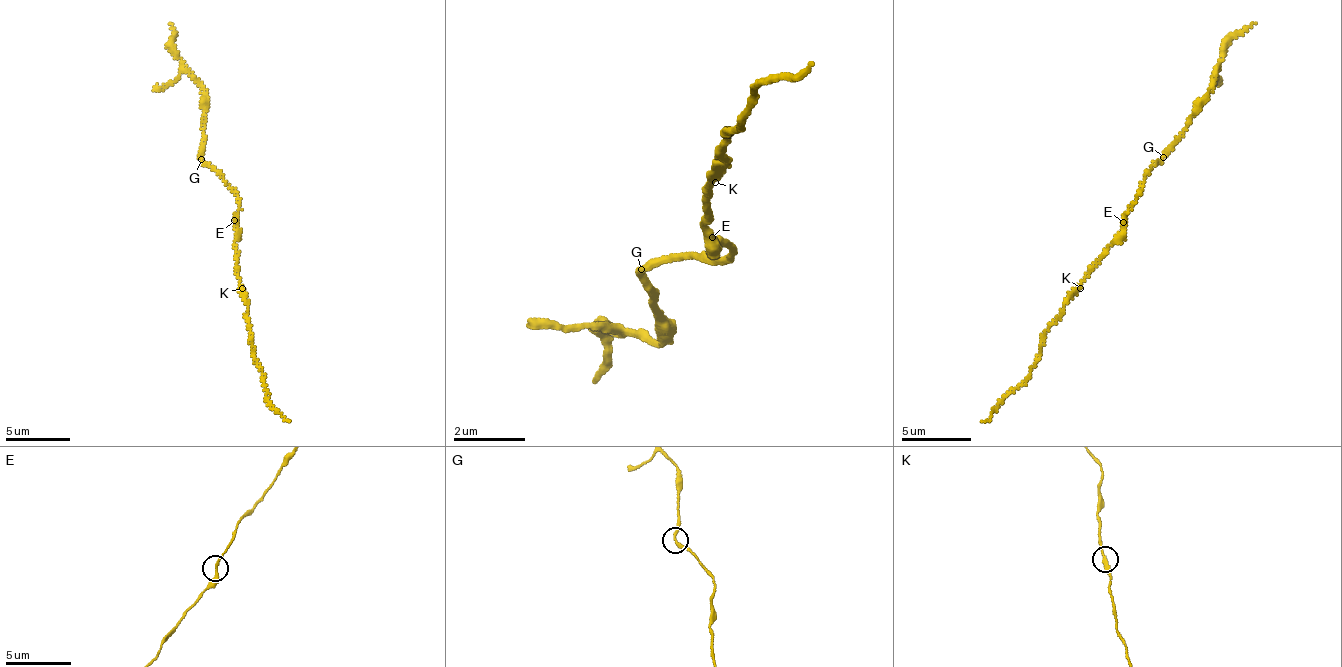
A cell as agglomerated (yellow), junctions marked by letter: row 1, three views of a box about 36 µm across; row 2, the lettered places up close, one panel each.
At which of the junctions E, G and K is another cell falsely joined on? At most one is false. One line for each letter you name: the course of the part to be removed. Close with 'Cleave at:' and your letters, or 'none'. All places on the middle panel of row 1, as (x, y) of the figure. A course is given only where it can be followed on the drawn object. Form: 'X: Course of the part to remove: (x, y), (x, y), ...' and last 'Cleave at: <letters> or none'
Cleave at: none

